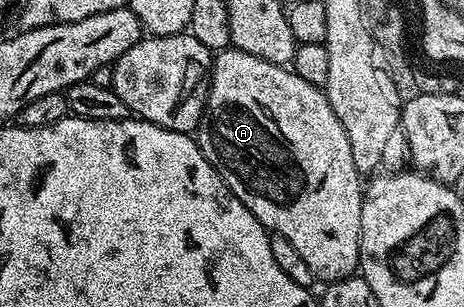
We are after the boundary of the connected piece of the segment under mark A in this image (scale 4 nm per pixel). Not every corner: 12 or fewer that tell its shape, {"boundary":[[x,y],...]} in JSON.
{"boundary":[[214,57],[197,143],[323,282],[365,184],[327,93]]}

